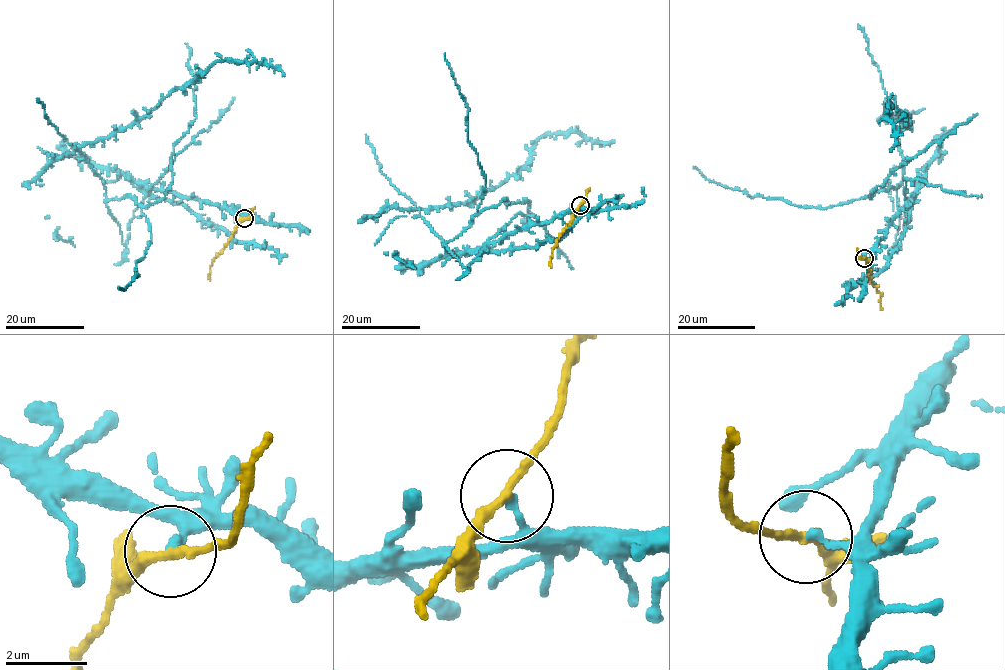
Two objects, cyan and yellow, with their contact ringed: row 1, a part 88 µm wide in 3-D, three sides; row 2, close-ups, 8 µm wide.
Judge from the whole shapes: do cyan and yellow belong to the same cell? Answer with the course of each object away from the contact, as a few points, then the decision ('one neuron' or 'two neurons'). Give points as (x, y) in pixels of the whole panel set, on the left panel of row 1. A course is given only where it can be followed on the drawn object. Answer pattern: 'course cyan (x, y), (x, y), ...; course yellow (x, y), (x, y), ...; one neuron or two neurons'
course cyan (244, 218), (149, 189), (126, 246), (103, 180), (78, 150), (131, 127), (219, 61), (271, 64), (284, 76); course yellow (244, 218), (231, 233), (222, 252), (215, 255), (209, 267), (210, 279); two neurons

